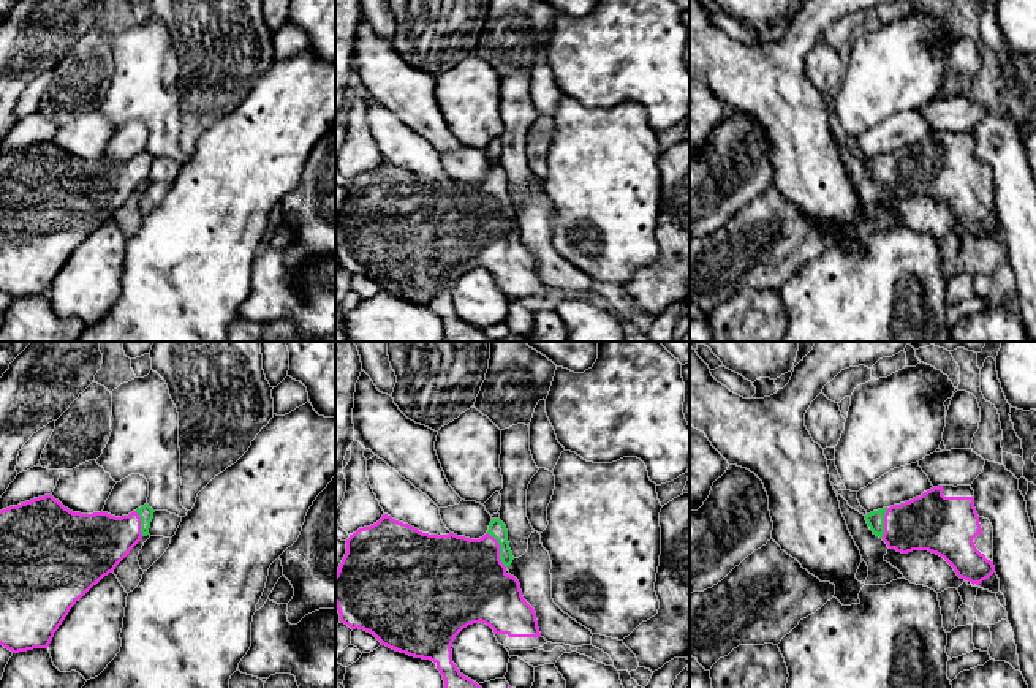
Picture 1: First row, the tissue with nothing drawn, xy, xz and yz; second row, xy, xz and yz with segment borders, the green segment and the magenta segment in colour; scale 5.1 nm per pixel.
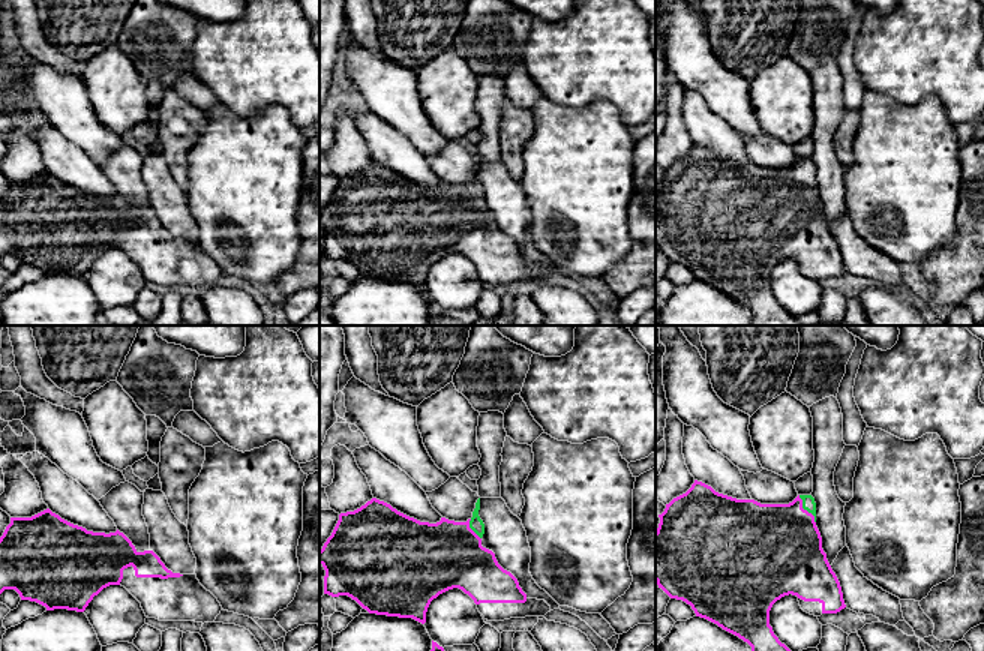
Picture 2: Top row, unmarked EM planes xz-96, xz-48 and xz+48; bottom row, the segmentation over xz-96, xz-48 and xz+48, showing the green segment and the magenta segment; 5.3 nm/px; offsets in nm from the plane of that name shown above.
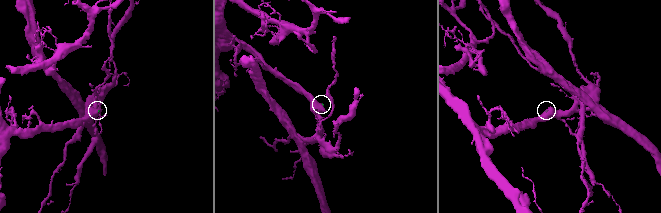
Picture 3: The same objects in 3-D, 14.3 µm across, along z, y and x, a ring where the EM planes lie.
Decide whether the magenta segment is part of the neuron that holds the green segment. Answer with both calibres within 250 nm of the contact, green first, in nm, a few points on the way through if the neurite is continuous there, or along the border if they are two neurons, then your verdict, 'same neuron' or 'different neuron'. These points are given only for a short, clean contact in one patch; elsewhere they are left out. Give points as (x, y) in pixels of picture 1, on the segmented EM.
calibres 90 and 440 nm; way xz (497, 529), (500, 549), (462, 581); same neuron

